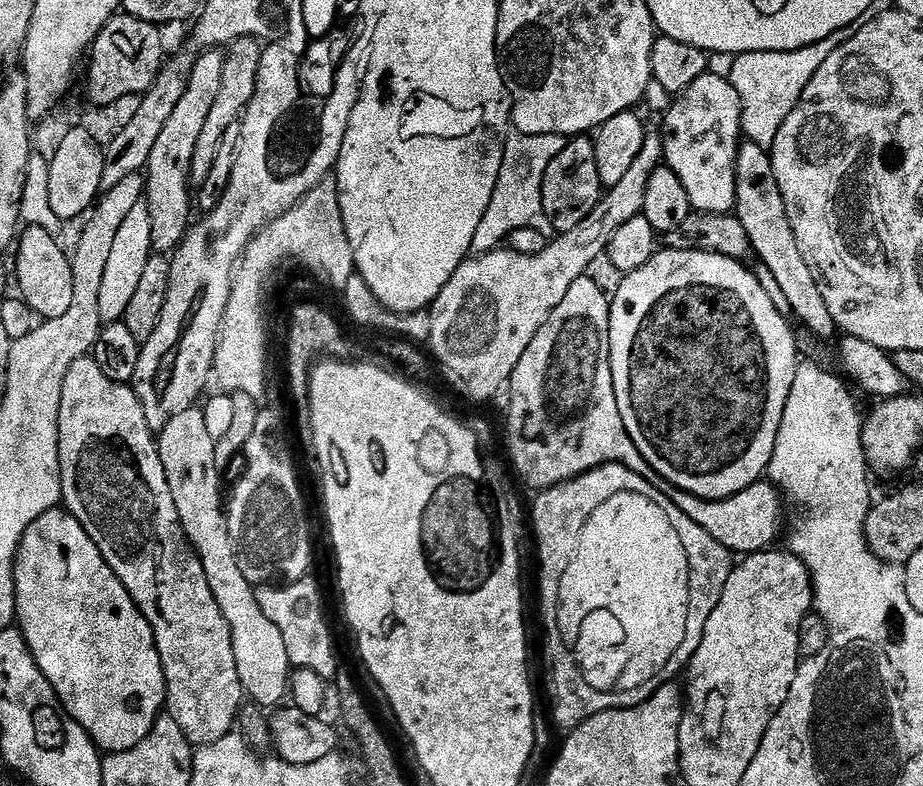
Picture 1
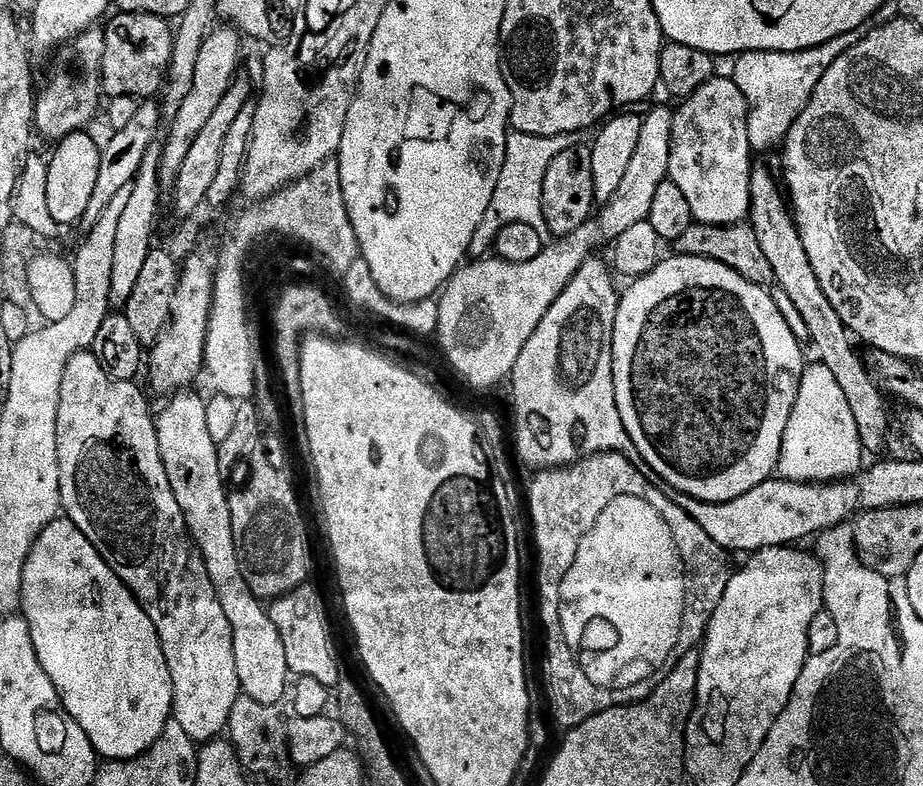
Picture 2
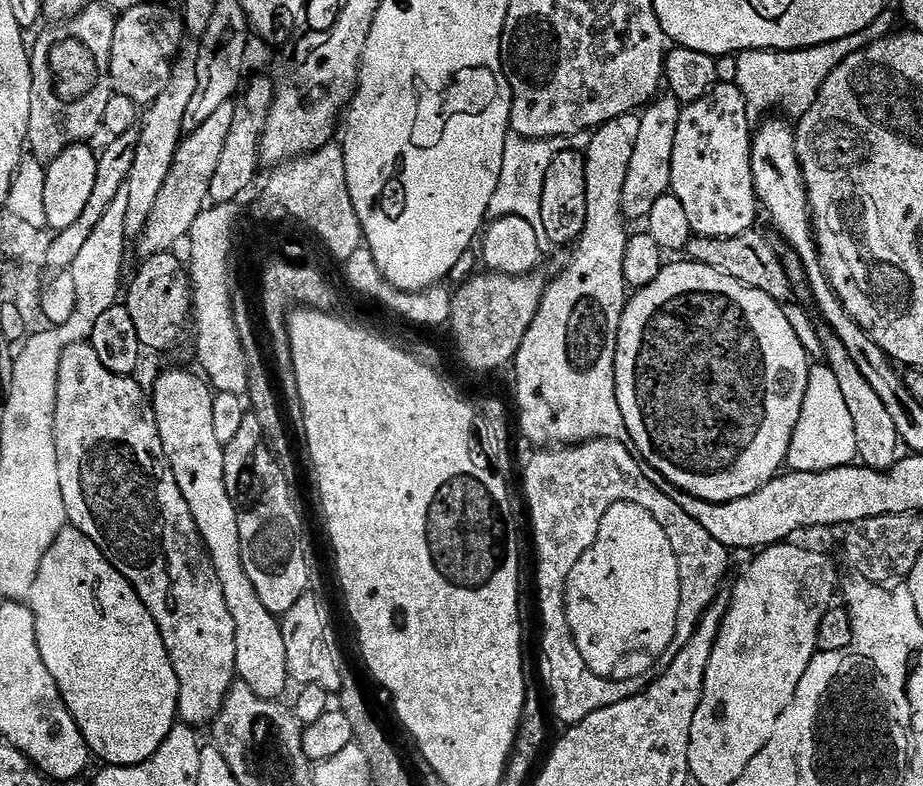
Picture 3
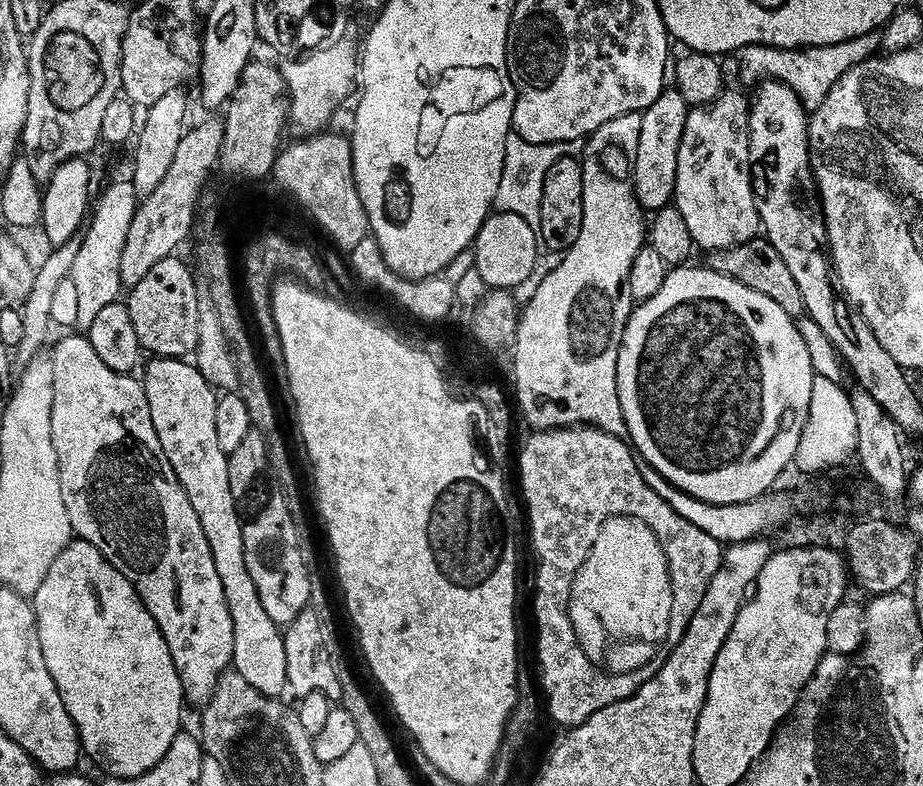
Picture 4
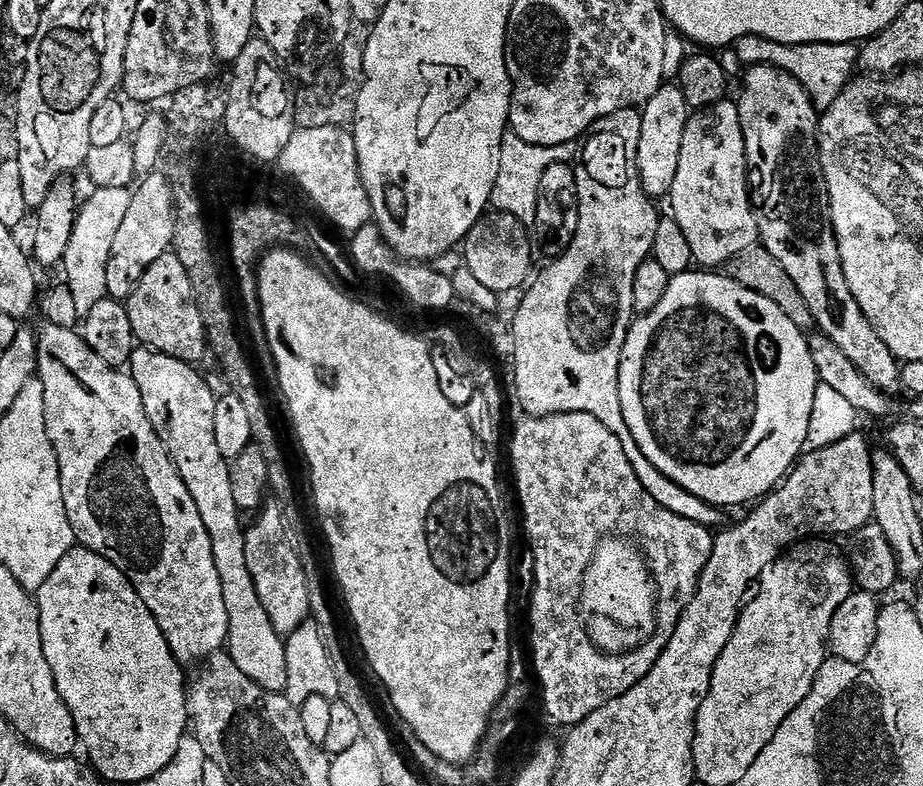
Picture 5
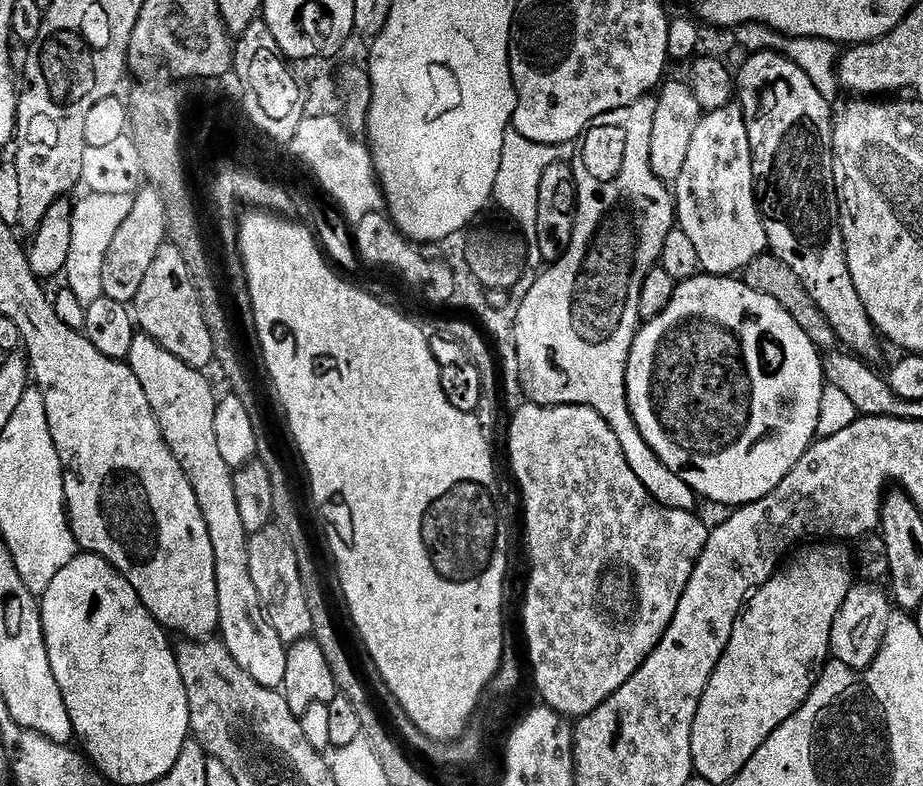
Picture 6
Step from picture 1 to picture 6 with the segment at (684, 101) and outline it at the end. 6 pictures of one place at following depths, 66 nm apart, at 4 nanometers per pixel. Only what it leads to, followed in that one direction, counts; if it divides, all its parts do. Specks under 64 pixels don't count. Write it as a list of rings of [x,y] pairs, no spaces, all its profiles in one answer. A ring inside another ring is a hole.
[[[733,102],[727,104],[722,110],[714,110],[713,112],[706,112],[701,115],[698,127],[694,130],[694,138],[690,138],[690,150],[686,154],[686,163],[682,165],[682,174],[677,178],[674,185],[674,199],[676,201],[678,227],[694,241],[694,246],[698,249],[700,267],[707,275],[732,276],[733,274],[743,273],[744,267],[750,261],[765,255],[768,248],[768,239],[766,238],[766,230],[764,229],[764,217],[760,215],[760,206],[756,194],[756,175],[754,174],[754,166],[752,165],[752,151],[750,150],[750,138],[746,130],[746,122],[744,121],[744,109],[740,107],[739,103]]]

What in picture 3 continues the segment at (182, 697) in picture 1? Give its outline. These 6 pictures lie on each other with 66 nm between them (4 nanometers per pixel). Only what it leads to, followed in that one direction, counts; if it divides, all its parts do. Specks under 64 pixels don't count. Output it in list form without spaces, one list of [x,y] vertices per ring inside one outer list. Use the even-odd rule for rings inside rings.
[[[91,343],[71,344],[62,354],[62,362],[58,366],[54,438],[58,454],[58,482],[62,486],[62,502],[66,502],[68,524],[82,530],[82,534],[86,534],[86,538],[90,538],[90,542],[94,542],[94,546],[98,546],[98,550],[102,550],[105,558],[132,583],[138,598],[142,598],[146,610],[150,610],[150,614],[162,634],[162,642],[170,654],[174,674],[178,674],[179,719],[189,726],[211,725],[222,710],[228,692],[238,676],[236,670],[236,627],[234,626],[234,618],[230,618],[230,606],[226,606],[226,598],[222,594],[222,582],[218,582],[218,574],[214,570],[212,559],[208,557],[208,551],[204,548],[204,540],[194,522],[194,514],[190,514],[190,506],[186,506],[186,498],[182,498],[182,490],[178,490],[174,470],[170,470],[170,462],[162,450],[162,438],[158,434],[158,422],[152,409],[149,393],[146,388],[144,392],[143,386],[136,381],[136,378],[119,376],[106,370],[106,366],[102,366],[101,360],[98,359],[98,354],[94,354]]]

